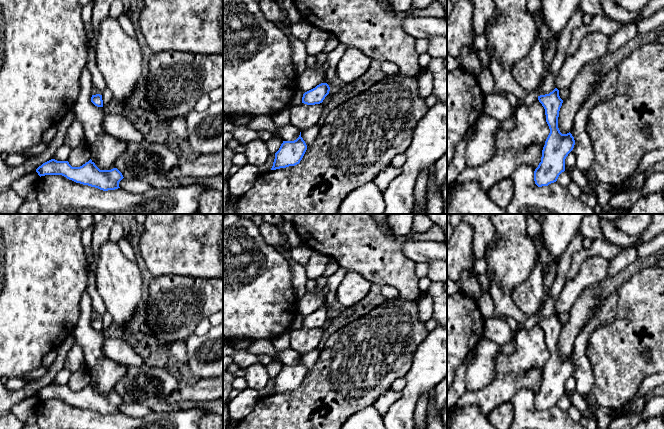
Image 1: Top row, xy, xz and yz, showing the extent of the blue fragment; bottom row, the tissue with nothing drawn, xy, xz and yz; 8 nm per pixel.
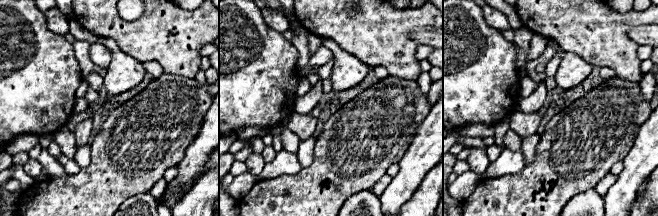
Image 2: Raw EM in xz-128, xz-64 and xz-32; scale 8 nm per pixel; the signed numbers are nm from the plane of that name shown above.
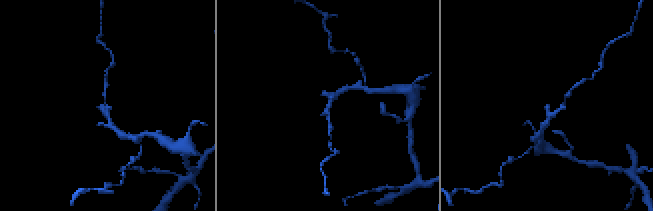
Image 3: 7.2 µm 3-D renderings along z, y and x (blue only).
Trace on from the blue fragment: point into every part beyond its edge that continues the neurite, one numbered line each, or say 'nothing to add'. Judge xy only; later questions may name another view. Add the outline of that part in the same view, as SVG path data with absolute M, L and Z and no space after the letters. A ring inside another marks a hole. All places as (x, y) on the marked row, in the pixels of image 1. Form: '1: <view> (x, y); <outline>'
1: xy (101, 10); M95 0L94 8L92 11L92 25L94 33L88 51L87 66L91 73L92 85L97 89L97 92L100 95L103 94L107 86L103 75L101 74L100 70L97 67L95 58L95 48L99 36L100 23L109 16L110 5L112 2L113 0Z

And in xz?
nothing to add

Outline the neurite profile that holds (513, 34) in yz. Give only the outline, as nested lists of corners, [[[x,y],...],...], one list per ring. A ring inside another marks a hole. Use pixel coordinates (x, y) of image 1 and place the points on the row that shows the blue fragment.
[[[493,0],[494,13],[497,15],[495,23],[486,31],[488,46],[494,50],[494,55],[500,61],[507,72],[511,72],[512,66],[524,59],[532,49],[537,35],[537,28],[532,14],[529,12],[527,0]]]

